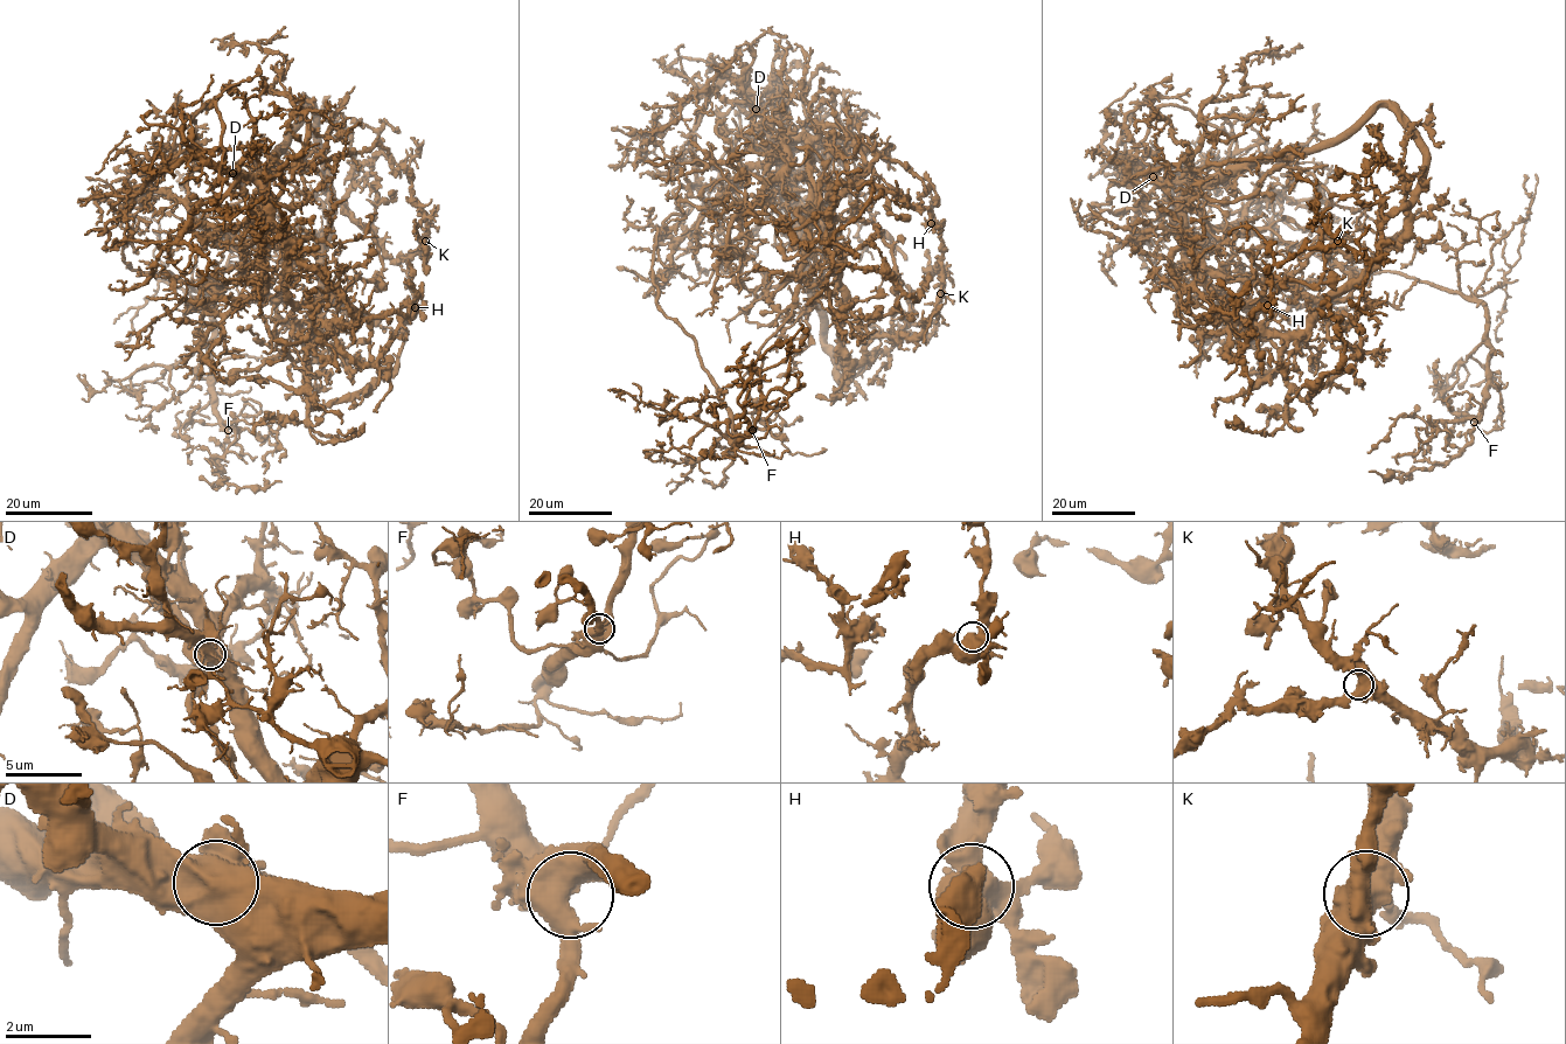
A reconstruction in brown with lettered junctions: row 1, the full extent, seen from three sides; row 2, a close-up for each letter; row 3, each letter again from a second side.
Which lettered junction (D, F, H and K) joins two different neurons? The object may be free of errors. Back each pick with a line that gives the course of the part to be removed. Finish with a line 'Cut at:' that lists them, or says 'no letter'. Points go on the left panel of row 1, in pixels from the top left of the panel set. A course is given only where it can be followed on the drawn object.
D: course (231, 173), (214, 97), (144, 187), (123, 259), (211, 310), (213, 473), (280, 481)
Cut at: D

